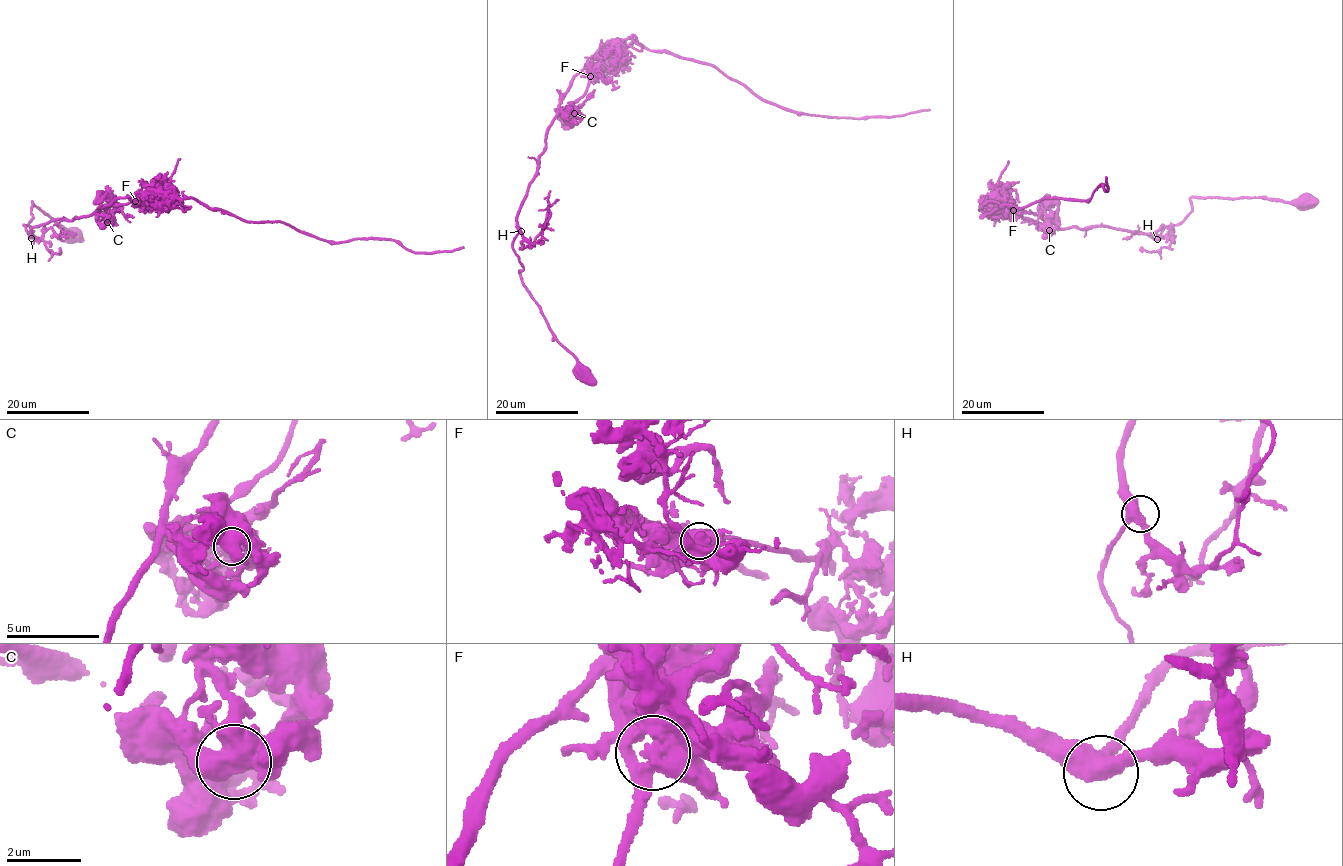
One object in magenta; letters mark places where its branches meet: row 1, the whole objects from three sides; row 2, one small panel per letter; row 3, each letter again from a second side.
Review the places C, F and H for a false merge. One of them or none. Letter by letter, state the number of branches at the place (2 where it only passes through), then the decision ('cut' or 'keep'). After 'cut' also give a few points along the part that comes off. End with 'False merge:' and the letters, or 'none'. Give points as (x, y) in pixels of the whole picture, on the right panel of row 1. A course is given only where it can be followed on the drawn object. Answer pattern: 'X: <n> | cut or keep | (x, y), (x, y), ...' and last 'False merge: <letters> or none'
C: 3 | keep
F: 3 | cut | (1012, 211), (980, 207), (1085, 201), (1102, 183), (1109, 188), (1105, 176)
H: 3 | keep
False merge: F

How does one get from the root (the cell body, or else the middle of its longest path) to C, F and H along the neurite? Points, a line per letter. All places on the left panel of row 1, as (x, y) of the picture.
C: (72, 231), (32, 203), (33, 217), (24, 225), (29, 234), (34, 226), (63, 218), (93, 214), (107, 222)
F: (72, 231), (32, 203), (33, 217), (24, 225), (29, 234), (34, 226), (51, 220), (135, 201)
H: (72, 231), (60, 227), (33, 202), (33, 217), (24, 225), (31, 238)

